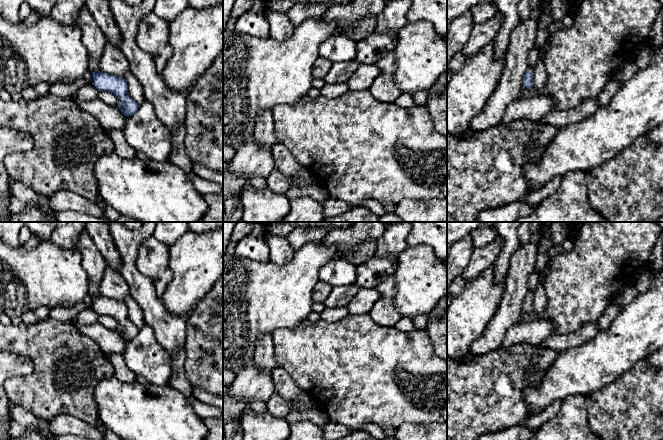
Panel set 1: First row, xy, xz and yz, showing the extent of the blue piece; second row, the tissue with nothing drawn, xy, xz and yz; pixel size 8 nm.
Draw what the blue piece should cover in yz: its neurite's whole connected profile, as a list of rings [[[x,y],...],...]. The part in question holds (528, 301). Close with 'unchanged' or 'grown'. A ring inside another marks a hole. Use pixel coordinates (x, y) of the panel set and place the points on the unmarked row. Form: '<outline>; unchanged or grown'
[[[534,268],[534,270],[531,272],[528,278],[528,292],[526,293],[526,296],[523,301],[524,310],[527,313],[532,313],[534,292],[537,288],[538,282],[539,282],[538,271],[536,270],[536,268]]]; grown

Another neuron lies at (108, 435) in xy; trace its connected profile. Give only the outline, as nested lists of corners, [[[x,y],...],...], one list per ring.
[[[98,419],[95,426],[103,432],[104,440],[120,440],[116,434],[105,427],[101,420]]]

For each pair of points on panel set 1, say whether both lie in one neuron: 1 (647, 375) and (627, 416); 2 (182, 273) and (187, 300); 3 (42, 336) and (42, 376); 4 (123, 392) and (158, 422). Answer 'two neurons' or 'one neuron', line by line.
1: one neuron
2: one neuron
3: one neuron
4: one neuron

